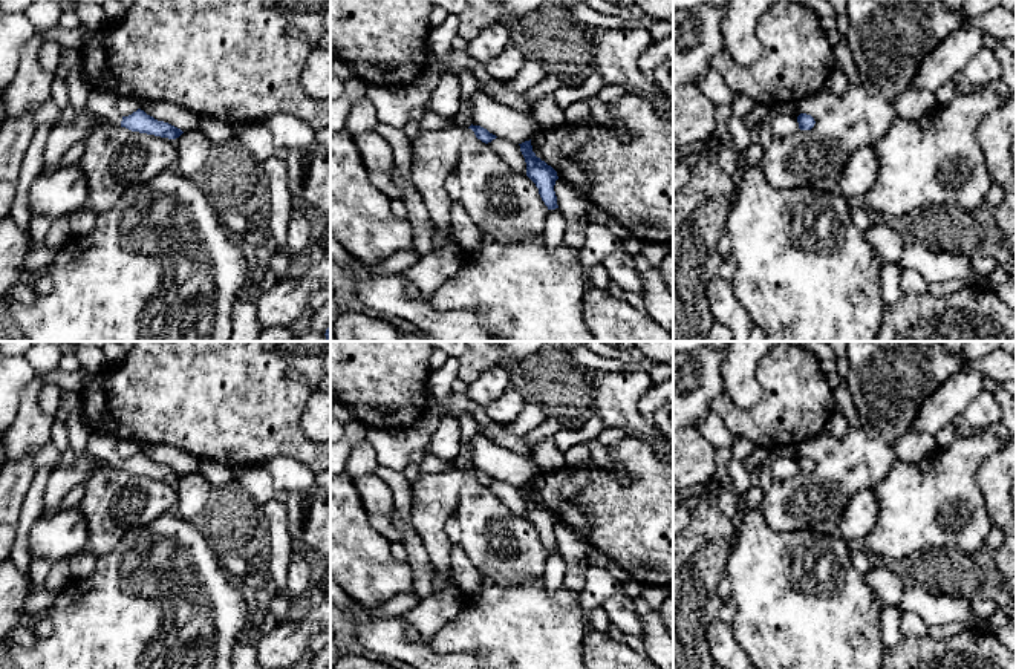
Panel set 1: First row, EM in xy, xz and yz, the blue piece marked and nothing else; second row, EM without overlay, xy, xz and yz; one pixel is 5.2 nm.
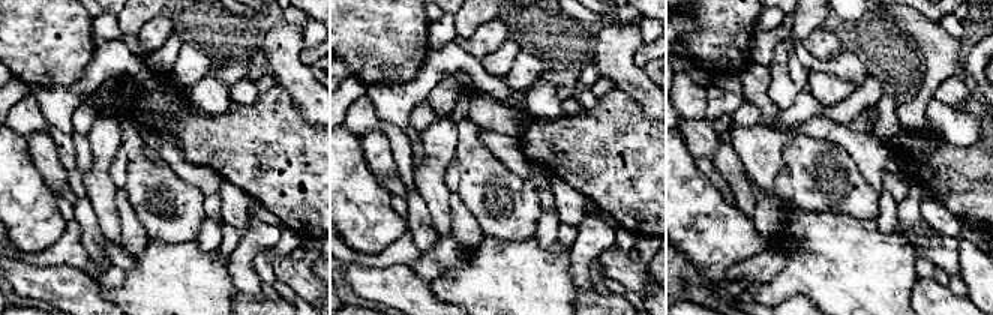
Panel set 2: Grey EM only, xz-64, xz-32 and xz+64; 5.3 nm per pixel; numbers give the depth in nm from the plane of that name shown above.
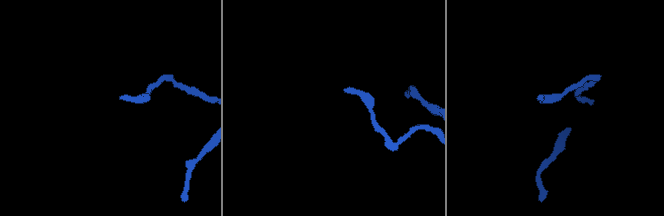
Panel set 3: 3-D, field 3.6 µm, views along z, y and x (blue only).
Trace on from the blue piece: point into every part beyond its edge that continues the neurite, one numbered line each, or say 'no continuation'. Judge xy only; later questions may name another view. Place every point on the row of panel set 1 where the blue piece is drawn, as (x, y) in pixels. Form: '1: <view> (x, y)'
1: xy (101, 107)

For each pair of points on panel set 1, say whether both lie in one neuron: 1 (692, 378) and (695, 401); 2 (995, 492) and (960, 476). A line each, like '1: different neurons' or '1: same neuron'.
1: same neuron
2: different neurons

